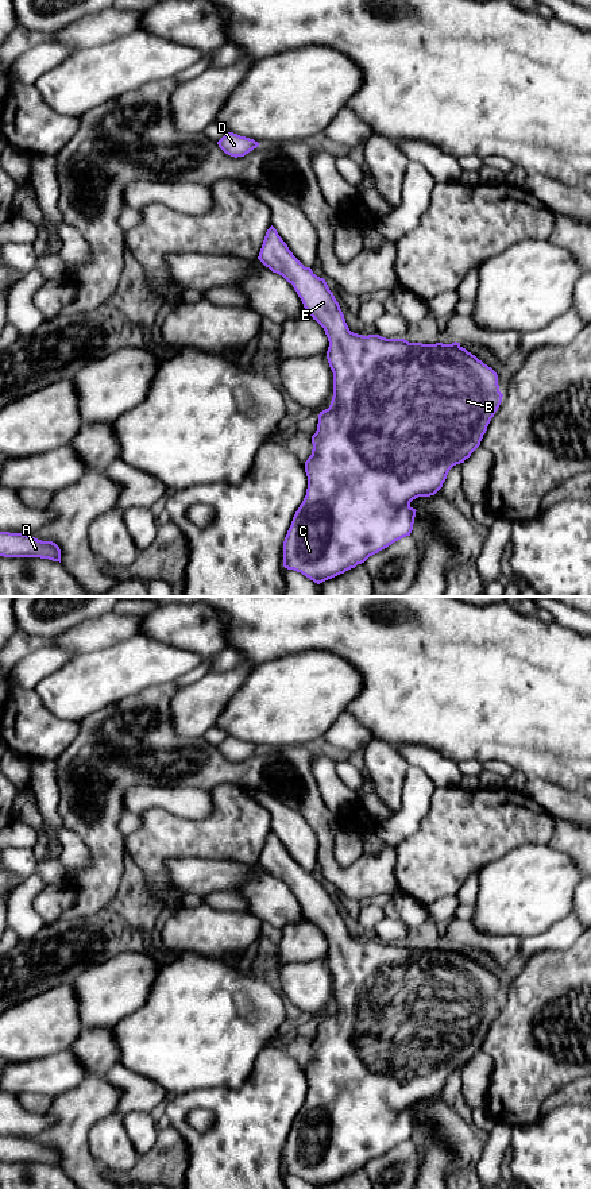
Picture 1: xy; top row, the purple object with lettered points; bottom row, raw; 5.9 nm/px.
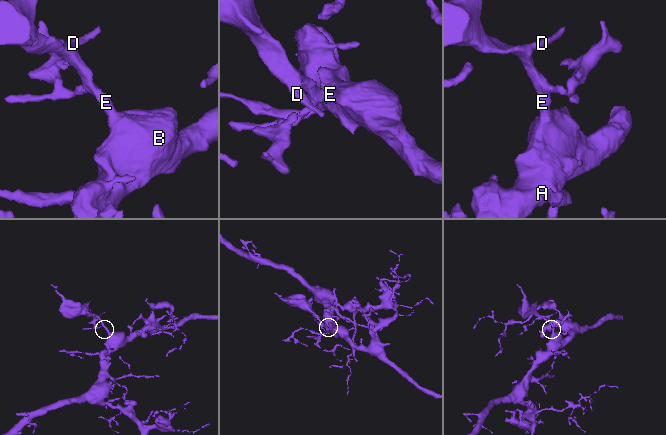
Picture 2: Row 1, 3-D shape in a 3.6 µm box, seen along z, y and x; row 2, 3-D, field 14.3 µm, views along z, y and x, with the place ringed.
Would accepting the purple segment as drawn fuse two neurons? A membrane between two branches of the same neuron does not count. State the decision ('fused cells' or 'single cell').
single cell

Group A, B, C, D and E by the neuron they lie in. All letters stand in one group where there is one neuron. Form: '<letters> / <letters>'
A B C D E

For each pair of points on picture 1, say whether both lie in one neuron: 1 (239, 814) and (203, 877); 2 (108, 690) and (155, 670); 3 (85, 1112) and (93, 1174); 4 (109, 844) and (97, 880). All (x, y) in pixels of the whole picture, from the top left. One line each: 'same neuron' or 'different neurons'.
1: different neurons
2: same neuron
3: same neuron
4: same neuron

